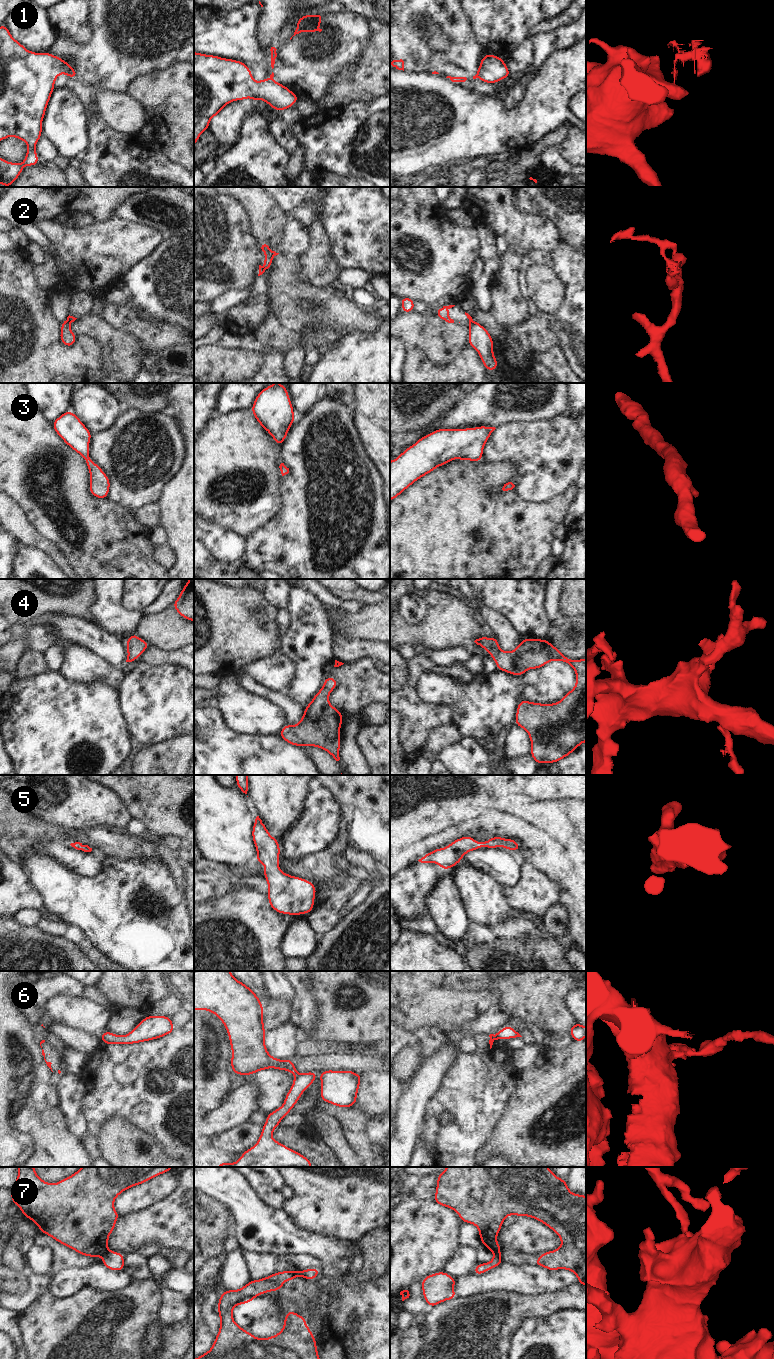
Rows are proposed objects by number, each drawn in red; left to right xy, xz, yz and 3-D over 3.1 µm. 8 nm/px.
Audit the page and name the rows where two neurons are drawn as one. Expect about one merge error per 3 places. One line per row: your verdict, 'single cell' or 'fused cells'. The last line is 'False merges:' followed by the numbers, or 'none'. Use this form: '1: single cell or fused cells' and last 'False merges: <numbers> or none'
1: fused cells
2: fused cells
3: single cell
4: single cell
5: single cell
6: fused cells
7: fused cells
False merges: 1, 2, 6, 7

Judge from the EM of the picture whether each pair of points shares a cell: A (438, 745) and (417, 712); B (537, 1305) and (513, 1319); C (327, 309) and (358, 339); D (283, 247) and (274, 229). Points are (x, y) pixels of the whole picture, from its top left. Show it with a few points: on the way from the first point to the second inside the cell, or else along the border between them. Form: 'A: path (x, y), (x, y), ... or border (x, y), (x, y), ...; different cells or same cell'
A: border (450, 722), (435, 726), (429, 732), (423, 751); different cells
B: path (531, 1307), (525, 1307), (519, 1313); same cell
C: border (374, 329), (353, 330), (340, 337), (331, 345); different cells
D: border (285, 217), (282, 236), (276, 244), (271, 245); different cells

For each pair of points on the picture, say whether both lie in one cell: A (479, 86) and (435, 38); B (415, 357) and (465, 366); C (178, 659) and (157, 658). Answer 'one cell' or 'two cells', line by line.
A: two cells
B: one cell
C: one cell

